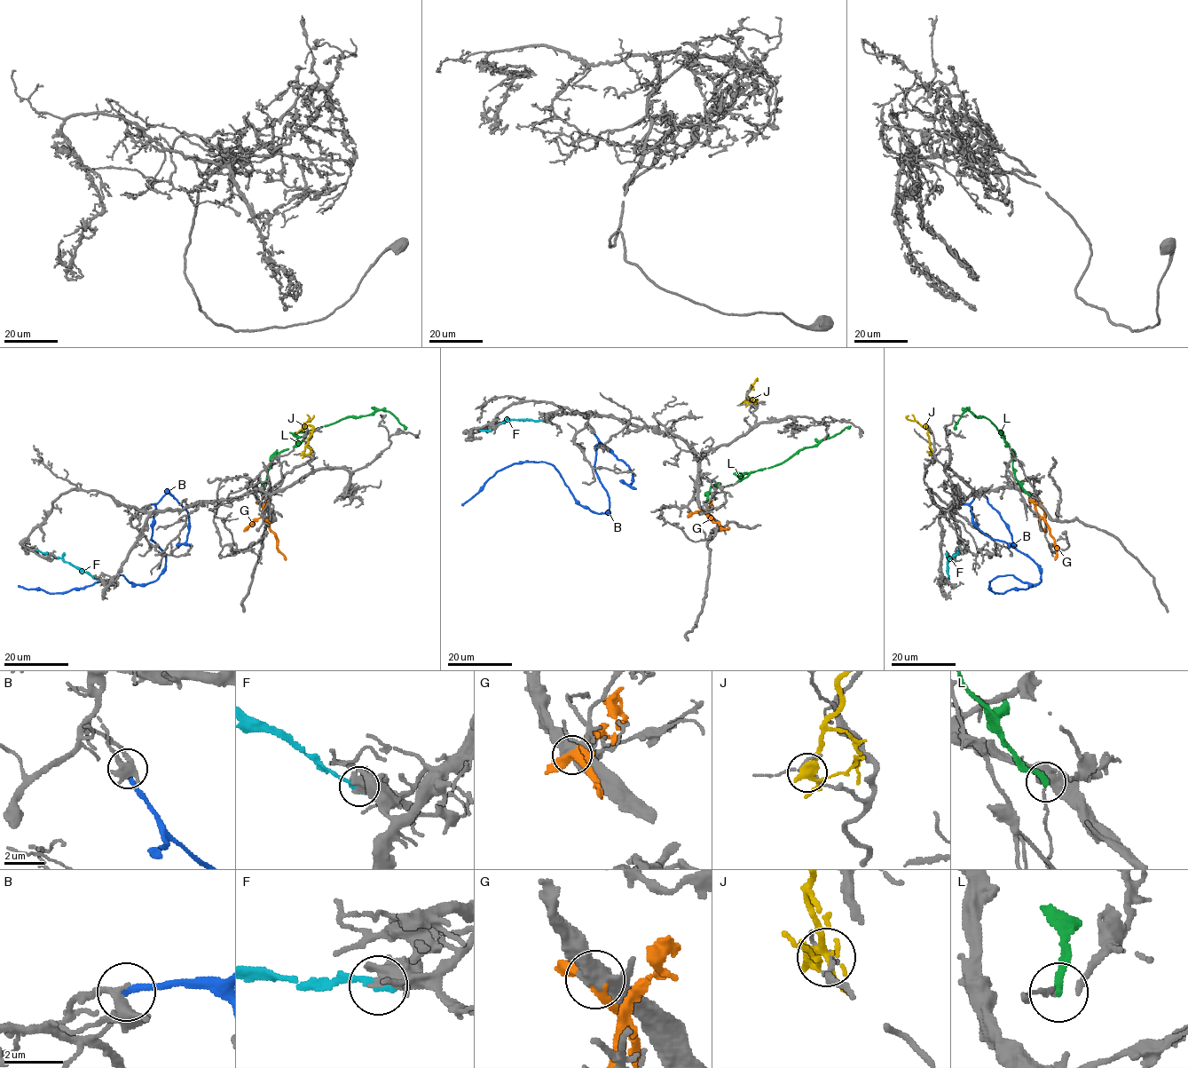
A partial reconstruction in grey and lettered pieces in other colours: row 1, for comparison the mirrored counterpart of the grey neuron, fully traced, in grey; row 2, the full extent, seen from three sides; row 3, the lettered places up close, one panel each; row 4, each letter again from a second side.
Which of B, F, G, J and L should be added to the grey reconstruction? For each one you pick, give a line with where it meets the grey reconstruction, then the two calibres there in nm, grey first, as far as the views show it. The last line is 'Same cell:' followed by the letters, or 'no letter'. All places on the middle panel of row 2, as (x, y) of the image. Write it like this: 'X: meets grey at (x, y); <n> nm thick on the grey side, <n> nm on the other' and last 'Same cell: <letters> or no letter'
Same cell: no letter

